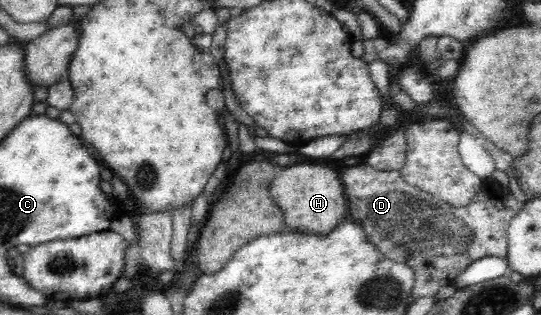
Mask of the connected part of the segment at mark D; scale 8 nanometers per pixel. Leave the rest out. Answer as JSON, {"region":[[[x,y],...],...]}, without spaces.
{"region":[[[367,164],[348,166],[342,169],[340,179],[345,187],[349,219],[353,220],[355,225],[363,226],[362,229],[367,234],[370,244],[373,244],[382,256],[389,258],[390,261],[407,265],[414,271],[414,286],[411,294],[415,299],[425,296],[434,297],[441,286],[453,284],[457,276],[477,259],[485,256],[506,258],[509,224],[525,206],[525,203],[517,200],[511,192],[503,194],[499,190],[499,198],[496,198],[485,181],[480,192],[468,206],[451,207],[432,194],[405,182],[398,170],[377,170]]]}

